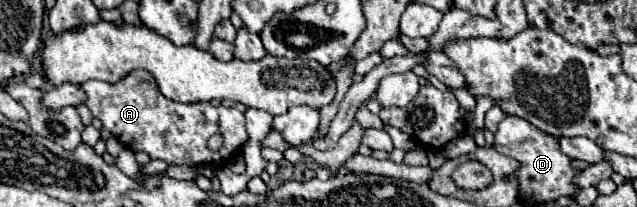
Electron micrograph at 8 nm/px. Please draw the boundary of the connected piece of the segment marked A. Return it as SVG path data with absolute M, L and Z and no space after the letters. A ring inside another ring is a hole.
M141 70L129 74L117 84L87 80L81 84L81 88L87 92L87 108L103 122L103 128L107 128L125 148L133 152L143 150L153 160L161 158L169 164L191 166L213 162L213 166L221 166L233 154L237 154L241 144L247 140L245 116L237 108L213 106L211 102L173 102L165 98L157 90L153 78ZM217 132L221 132L225 138L225 154L215 154L207 148L207 140Z

